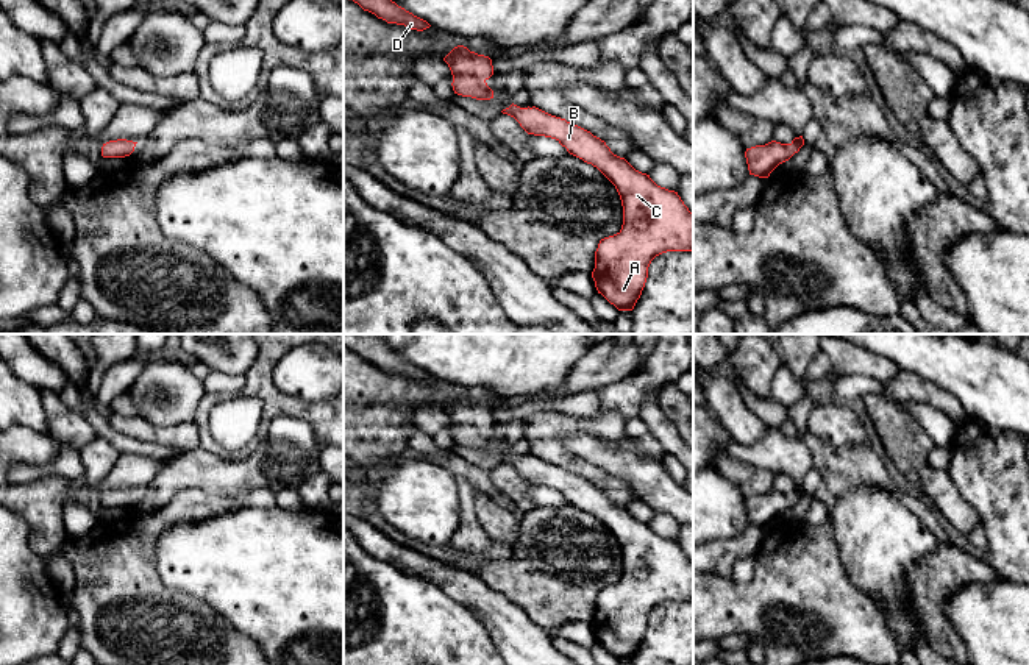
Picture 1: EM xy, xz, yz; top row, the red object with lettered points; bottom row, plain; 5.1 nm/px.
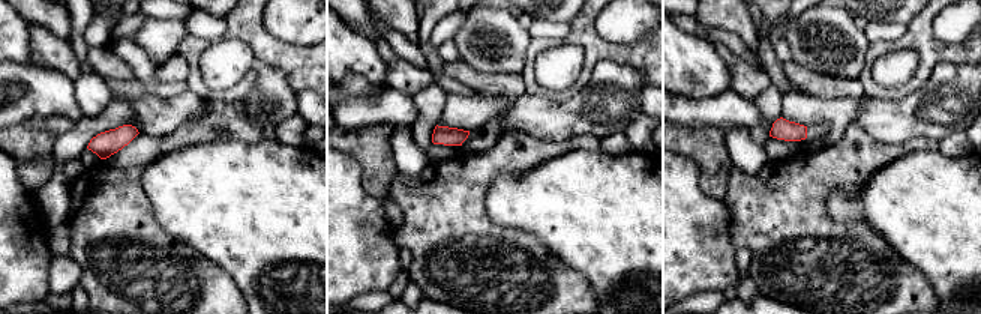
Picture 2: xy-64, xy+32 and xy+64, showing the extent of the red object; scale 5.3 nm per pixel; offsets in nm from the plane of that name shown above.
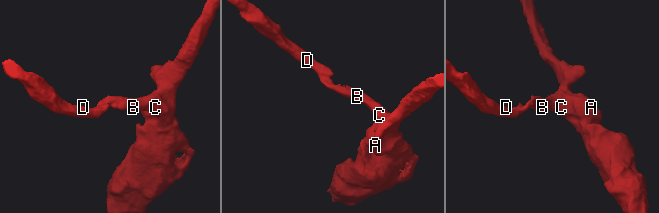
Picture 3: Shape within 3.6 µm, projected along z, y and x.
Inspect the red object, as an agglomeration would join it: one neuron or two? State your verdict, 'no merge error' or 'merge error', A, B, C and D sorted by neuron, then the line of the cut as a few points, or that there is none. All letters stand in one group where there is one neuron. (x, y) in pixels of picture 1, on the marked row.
no merge error; groups A B C D; cut none

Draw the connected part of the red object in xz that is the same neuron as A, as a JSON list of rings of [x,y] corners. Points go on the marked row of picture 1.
[[[512,103],[501,112],[514,117],[528,134],[556,139],[570,155],[596,167],[615,186],[623,206],[623,225],[617,234],[600,240],[592,278],[598,293],[611,304],[618,311],[632,311],[645,287],[648,267],[656,256],[667,251],[693,251],[693,214],[678,192],[657,186],[650,175],[614,155],[606,142],[590,131],[536,106],[520,108]]]

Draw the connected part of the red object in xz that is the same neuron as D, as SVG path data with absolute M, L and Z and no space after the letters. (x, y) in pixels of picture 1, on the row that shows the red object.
M353 0L353 2L358 3L364 11L375 14L378 19L383 19L387 23L404 25L408 30L417 31L423 31L431 27L426 20L414 16L412 12L398 6L392 0Z

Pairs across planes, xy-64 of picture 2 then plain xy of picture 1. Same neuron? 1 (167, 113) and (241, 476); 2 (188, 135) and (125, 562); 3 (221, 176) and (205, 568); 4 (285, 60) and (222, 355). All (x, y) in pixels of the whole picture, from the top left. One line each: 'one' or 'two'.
1: one
2: one
3: one
4: two

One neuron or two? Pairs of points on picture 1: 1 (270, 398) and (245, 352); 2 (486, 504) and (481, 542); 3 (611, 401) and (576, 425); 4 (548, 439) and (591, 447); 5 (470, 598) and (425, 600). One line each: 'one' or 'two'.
1: two
2: two
3: two
4: two
5: two

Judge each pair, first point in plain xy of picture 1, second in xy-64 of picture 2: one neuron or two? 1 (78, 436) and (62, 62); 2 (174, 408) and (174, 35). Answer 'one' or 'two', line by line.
1: one
2: one

